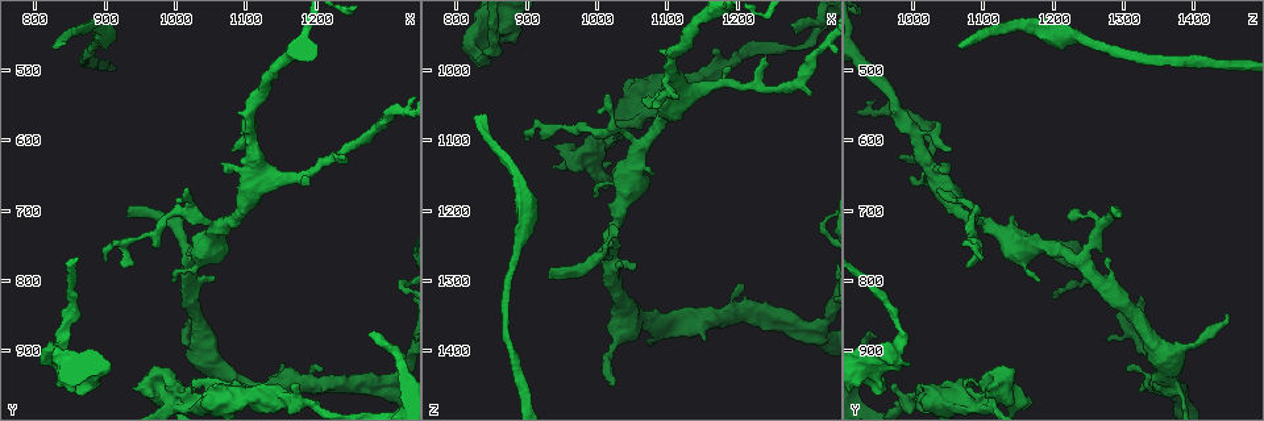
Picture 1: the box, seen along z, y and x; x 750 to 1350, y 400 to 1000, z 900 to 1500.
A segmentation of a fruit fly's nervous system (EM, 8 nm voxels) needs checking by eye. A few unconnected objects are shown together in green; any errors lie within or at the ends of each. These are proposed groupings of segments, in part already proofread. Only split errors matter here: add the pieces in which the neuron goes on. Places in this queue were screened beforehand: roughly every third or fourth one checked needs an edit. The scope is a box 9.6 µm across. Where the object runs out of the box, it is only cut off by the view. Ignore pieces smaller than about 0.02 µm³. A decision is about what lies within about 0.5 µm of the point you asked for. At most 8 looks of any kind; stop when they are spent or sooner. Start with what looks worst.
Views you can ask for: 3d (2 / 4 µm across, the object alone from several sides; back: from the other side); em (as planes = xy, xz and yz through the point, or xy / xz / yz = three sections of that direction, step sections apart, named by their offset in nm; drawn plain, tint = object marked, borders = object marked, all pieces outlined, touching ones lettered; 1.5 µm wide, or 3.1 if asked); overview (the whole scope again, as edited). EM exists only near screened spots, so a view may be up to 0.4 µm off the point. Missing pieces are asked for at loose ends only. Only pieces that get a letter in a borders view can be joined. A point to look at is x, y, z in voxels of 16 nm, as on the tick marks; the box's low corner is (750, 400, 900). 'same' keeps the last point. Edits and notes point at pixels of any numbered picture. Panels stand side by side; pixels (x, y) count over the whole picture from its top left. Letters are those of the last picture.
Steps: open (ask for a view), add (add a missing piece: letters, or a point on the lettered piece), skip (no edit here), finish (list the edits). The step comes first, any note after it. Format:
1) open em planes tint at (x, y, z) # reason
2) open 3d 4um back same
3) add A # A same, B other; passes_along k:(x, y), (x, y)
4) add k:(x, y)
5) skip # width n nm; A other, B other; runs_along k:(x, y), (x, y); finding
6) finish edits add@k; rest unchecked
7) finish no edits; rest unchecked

open 3d 2um at (840, 460, 1065) # an open end

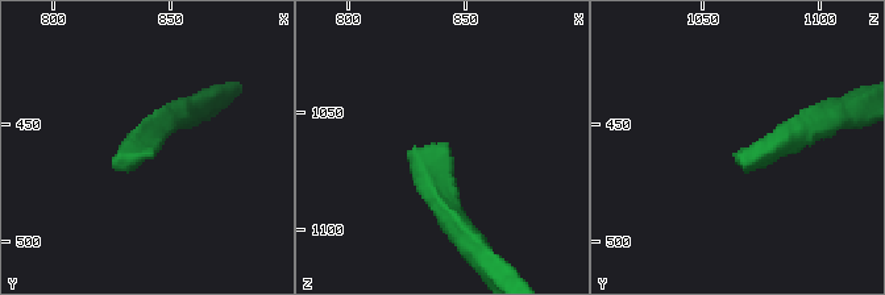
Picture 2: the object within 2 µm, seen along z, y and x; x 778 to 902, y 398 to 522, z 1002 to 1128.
open em planes tint at (841, 462, 1063) # now the EM

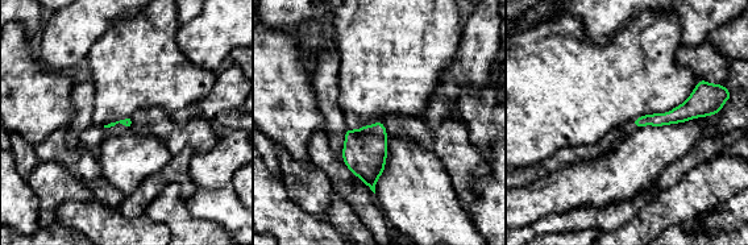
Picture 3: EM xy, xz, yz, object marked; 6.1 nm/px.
open em planes borders same

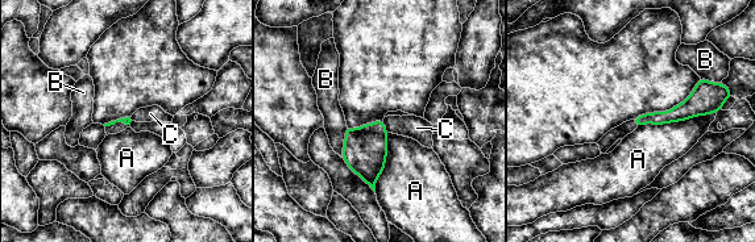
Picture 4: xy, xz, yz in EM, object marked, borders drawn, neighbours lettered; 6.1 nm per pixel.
skip # A other, B other, C other; runs_along 4:(710, 104), (638, 122); none of them fits

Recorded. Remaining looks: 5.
open em xz step 8 tint at (930, 710, 1295) # an open end

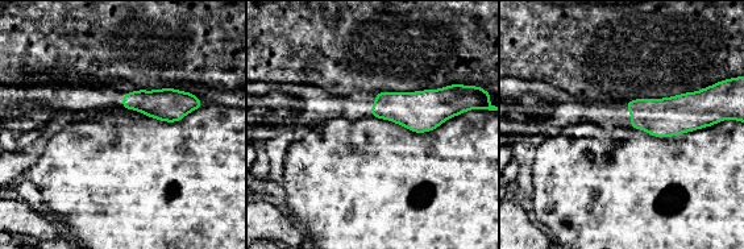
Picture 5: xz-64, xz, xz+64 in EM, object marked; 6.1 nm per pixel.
open em planes borders same

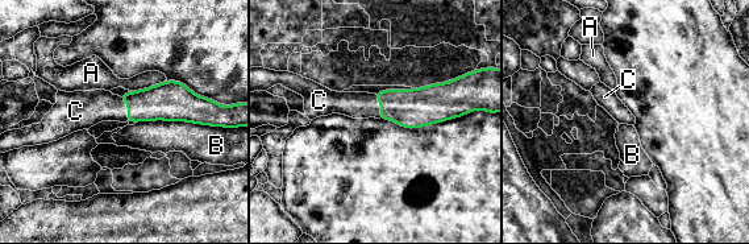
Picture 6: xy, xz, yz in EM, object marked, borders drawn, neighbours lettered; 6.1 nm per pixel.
add C # width 130 nm; A other, B other, C same; it goes on there

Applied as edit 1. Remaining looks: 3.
open 3d 4um at (1170, 945, 970) # thick end

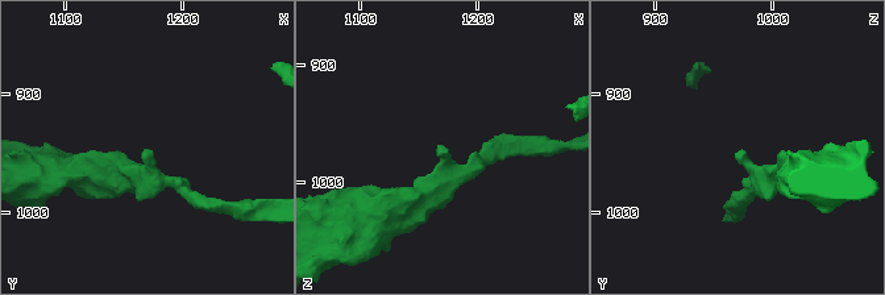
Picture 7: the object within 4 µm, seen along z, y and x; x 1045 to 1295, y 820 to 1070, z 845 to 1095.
open em yz step 8 tint at (1170, 948, 972) # shape alone is not enough

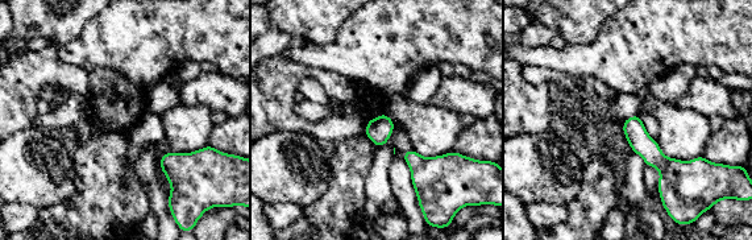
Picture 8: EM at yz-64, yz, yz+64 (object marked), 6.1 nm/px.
open em planes borders same # cut it another way

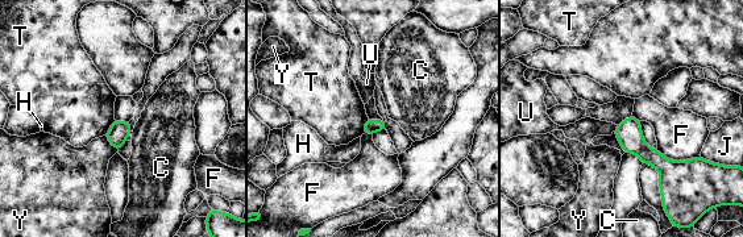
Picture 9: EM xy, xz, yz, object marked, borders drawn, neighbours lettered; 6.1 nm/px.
skip # C other, F other, H other, J other, T other, U other, Y other; no lettered piece goes on from it

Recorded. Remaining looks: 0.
finish edits add@6; rest unchecked

